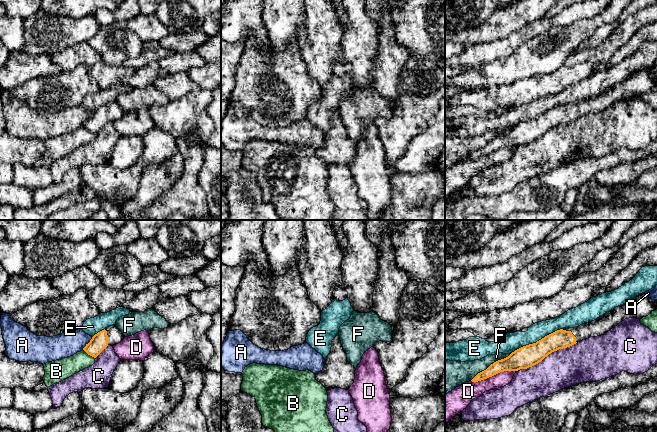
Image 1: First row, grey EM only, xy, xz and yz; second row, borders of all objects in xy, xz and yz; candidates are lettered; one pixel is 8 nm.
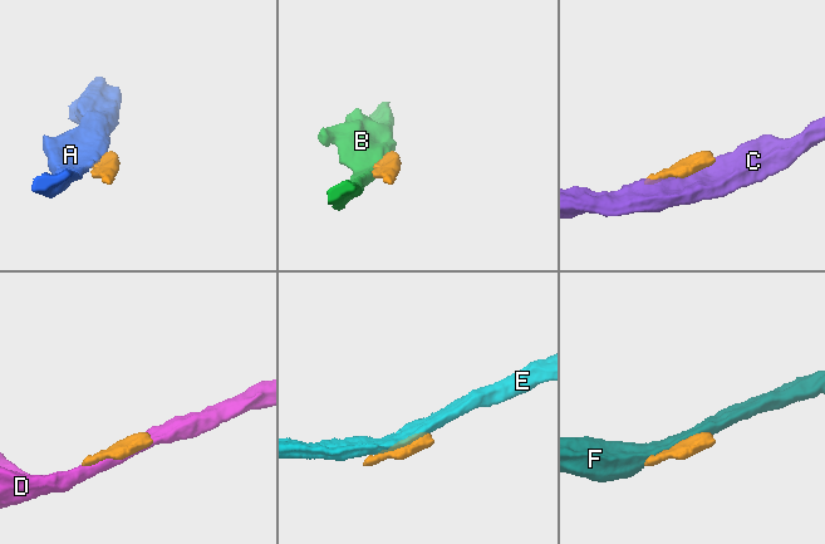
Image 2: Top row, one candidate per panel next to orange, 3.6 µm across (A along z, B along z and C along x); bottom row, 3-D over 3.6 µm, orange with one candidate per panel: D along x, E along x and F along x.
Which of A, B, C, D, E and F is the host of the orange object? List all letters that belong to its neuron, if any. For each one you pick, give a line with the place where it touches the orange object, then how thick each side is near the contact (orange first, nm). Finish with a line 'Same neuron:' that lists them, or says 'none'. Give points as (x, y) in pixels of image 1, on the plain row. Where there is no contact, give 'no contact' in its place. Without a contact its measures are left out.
Same neuron: none

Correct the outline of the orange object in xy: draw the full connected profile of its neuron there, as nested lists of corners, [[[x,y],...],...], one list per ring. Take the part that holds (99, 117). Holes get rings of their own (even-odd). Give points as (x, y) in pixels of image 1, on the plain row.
[[[112,101],[95,110],[83,126],[96,134],[108,121],[114,122],[124,114],[125,112],[116,101]]]

